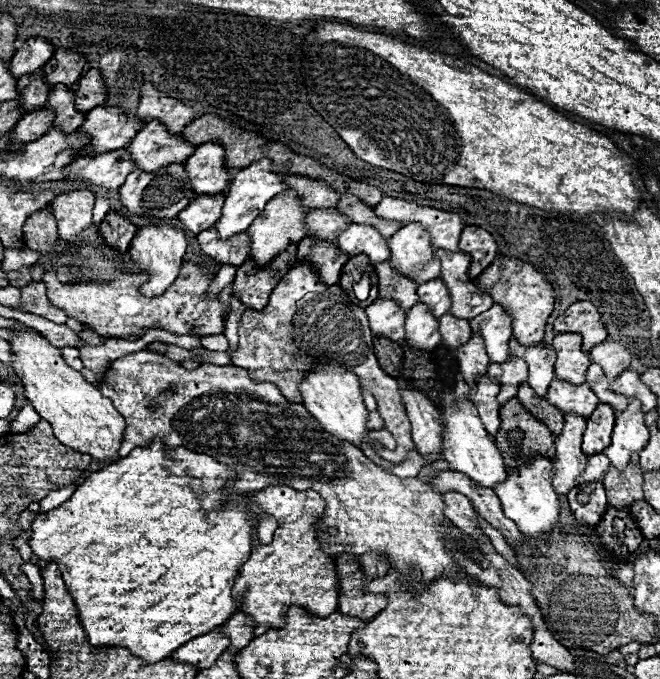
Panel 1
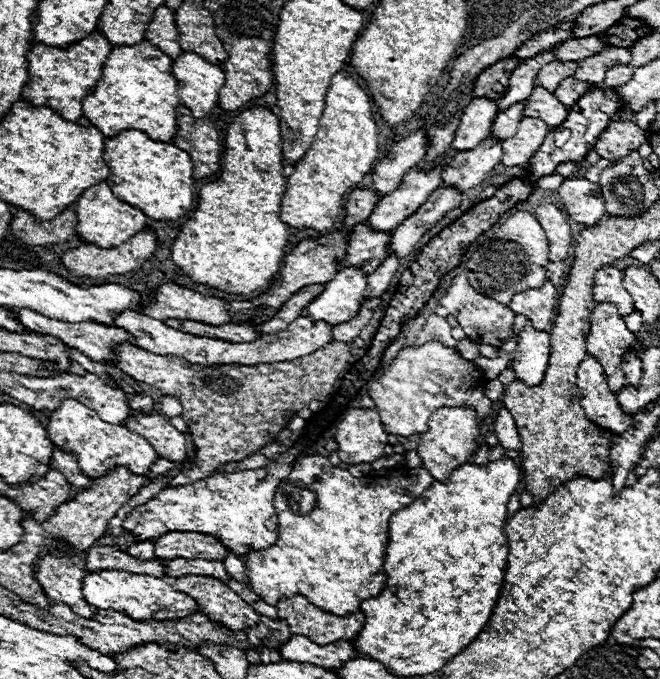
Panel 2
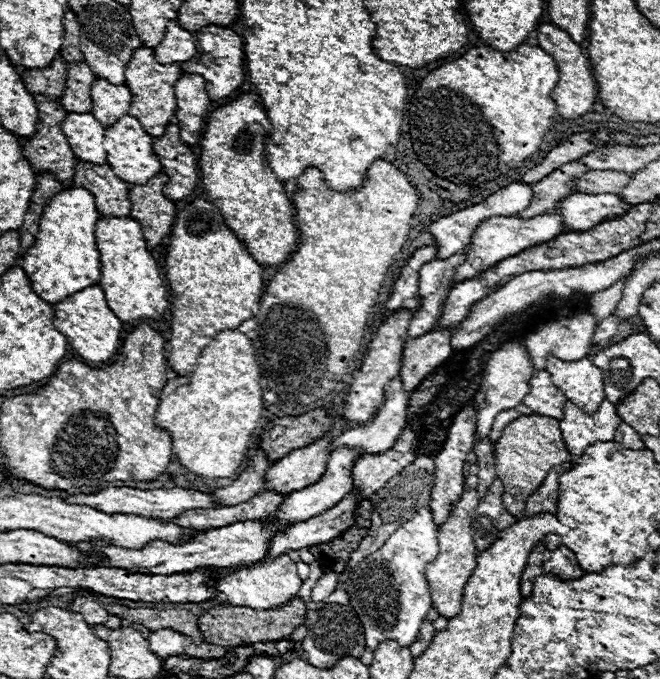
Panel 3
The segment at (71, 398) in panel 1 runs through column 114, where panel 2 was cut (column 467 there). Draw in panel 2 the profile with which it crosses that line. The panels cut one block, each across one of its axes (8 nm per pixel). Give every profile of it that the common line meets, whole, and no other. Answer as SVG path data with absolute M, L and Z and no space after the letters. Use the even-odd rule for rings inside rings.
M442 408L436 410L434 416L430 418L430 430L422 434L416 452L422 458L422 466L438 482L446 482L452 470L468 462L478 440L480 440L480 426L476 424L476 414L470 408Z

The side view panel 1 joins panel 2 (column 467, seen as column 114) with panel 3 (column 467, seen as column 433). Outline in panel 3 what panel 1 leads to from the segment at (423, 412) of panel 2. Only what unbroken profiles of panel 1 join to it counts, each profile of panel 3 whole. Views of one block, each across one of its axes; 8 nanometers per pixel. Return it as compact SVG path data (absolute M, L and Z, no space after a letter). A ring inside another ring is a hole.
M464 488L460 500L450 506L448 520L438 526L440 554L426 568L426 578L430 582L430 592L432 592L432 604L438 608L440 616L446 616L446 618L452 618L460 612L460 600L464 594L464 586L476 568L478 552L474 546L474 538L472 538L472 514L474 514L478 502L480 502L478 492L472 488Z

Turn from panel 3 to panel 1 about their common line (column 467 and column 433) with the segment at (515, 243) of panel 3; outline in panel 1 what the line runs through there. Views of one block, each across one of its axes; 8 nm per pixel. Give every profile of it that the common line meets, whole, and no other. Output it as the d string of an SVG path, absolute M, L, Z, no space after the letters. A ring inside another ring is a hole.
M408 224L388 238L388 248L392 252L390 266L416 284L430 282L440 276L440 262L434 258L434 248L430 244L428 232L420 224Z

